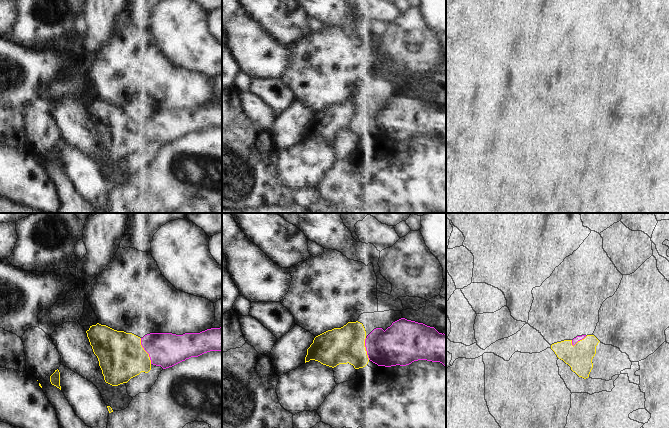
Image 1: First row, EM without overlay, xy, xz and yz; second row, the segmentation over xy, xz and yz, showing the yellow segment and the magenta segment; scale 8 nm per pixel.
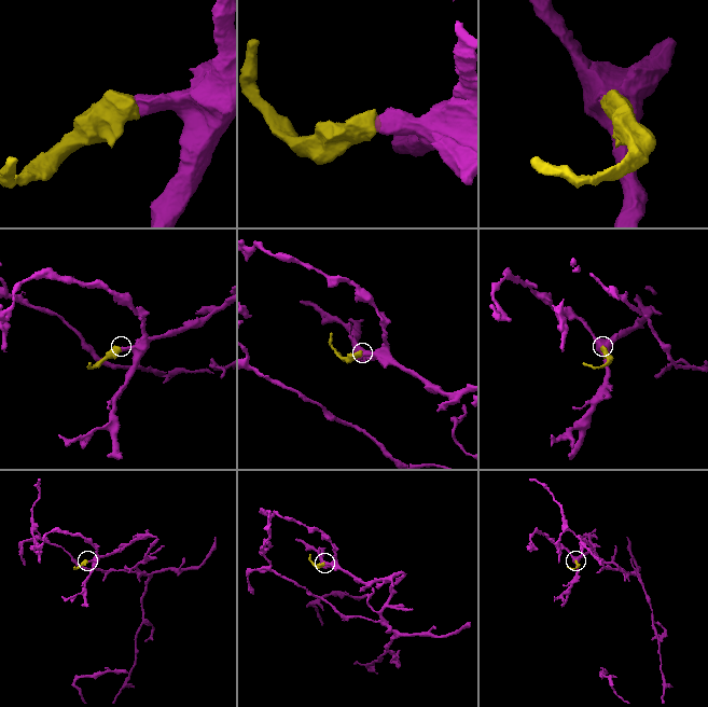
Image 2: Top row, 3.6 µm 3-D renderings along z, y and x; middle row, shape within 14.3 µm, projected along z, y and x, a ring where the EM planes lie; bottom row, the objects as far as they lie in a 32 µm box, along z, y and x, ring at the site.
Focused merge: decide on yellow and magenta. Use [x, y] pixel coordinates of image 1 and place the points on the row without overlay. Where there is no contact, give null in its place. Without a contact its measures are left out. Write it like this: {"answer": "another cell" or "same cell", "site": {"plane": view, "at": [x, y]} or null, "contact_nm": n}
{"answer": "same cell", "site": {"plane": "xy", "at": [145, 127]}, "contact_nm": 220}

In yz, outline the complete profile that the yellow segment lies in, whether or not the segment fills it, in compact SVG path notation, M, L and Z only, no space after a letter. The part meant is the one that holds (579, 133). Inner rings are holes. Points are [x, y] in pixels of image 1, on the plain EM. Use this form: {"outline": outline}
{"outline": "M594 111L577 112L573 116L564 116L551 121L557 133L571 143L579 153L589 153L593 144L592 135L600 117Z"}

